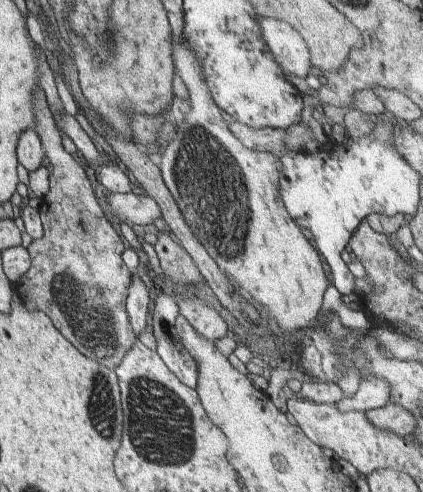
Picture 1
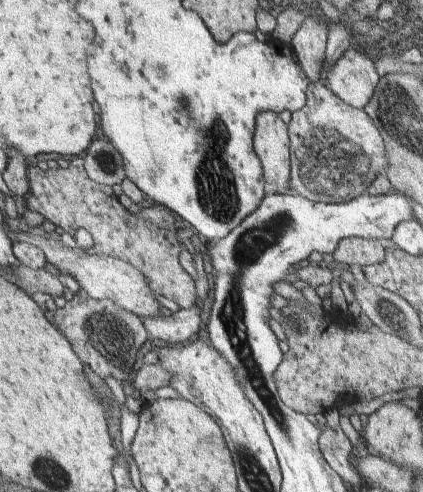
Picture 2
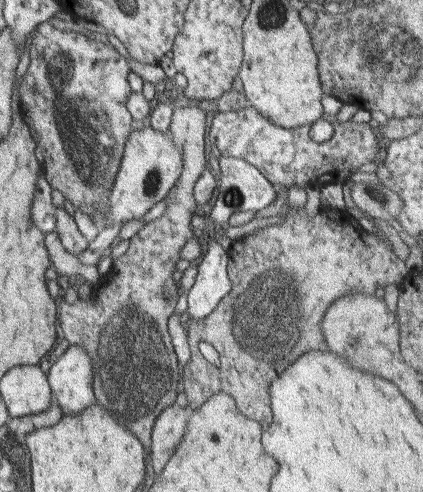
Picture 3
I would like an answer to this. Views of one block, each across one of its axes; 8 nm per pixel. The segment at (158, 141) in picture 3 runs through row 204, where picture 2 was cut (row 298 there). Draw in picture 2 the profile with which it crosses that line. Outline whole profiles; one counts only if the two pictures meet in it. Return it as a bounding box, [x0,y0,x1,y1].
[34,234,162,318]

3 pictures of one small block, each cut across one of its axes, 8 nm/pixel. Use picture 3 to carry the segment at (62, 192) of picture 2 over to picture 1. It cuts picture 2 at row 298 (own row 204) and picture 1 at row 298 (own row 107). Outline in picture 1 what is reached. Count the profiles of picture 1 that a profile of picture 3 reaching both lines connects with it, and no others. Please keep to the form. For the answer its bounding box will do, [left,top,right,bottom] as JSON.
[175,296,228,342]

